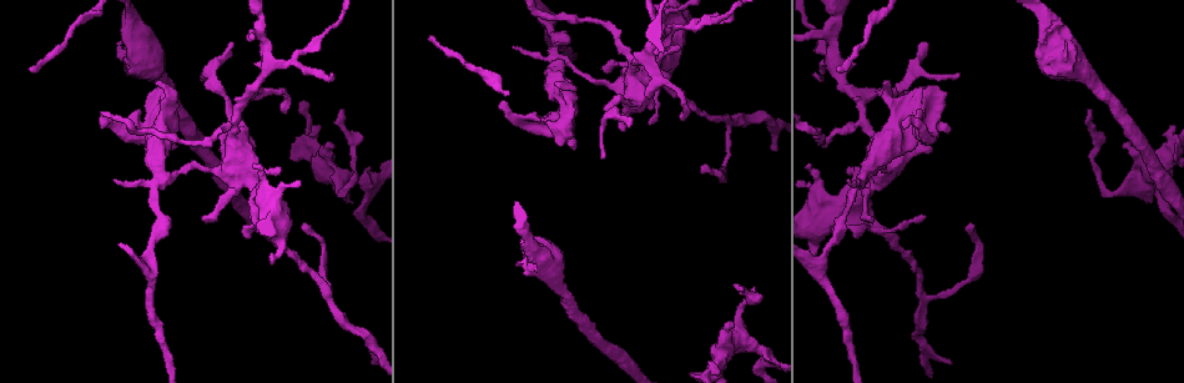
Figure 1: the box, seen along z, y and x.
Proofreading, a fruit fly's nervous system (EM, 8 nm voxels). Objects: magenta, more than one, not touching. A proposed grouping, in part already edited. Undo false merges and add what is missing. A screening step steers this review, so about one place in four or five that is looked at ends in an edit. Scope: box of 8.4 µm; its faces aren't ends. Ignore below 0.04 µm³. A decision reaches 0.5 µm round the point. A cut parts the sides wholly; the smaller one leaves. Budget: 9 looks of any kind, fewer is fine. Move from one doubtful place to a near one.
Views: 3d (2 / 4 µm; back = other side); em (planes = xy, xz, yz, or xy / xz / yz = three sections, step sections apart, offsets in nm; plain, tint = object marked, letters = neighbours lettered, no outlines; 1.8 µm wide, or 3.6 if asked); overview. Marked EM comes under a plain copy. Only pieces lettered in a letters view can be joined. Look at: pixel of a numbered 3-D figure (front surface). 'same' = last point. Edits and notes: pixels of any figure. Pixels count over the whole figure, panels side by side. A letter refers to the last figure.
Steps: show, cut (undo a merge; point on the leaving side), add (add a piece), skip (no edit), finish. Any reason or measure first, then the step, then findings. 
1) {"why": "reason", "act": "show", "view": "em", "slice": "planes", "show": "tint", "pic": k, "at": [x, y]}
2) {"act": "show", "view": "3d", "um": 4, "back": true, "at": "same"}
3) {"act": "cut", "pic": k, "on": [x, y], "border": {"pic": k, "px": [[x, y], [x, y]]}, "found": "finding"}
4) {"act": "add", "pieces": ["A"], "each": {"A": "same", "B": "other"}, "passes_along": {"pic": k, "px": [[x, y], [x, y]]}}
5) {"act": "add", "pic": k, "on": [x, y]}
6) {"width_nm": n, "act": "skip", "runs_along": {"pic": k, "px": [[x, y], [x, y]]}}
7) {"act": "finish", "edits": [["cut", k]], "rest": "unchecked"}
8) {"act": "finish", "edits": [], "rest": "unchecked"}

{"why": "free end", "act": "show", "view": "3d", "um": 4, "pic": 1, "at": [156, 82]}

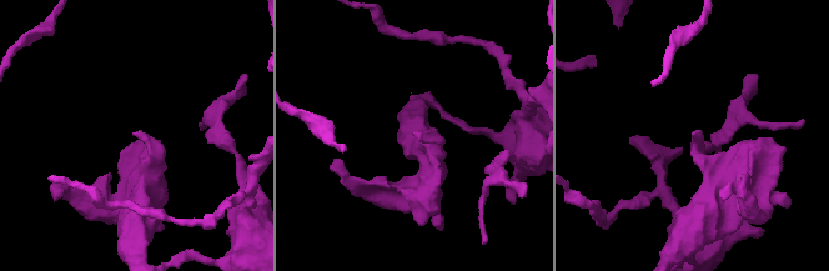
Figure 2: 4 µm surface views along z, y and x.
{"why": "now the EM", "act": "show", "view": "em", "um": 3.6, "slice": "yz", "step": 4, "show": "letters", "pic": 2, "at": [137, 132]}

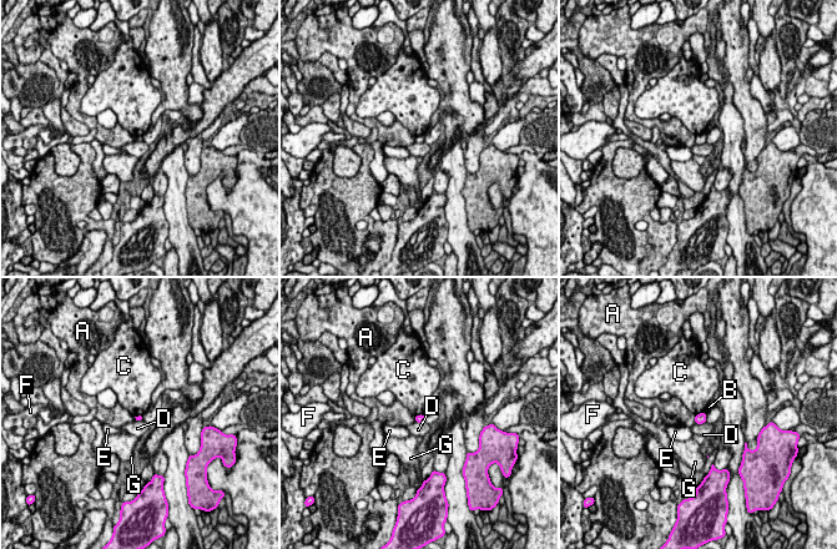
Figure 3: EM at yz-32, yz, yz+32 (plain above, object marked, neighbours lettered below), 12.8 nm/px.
{"act": "show", "view": "em", "um": 3.6, "slice": "planes", "show": "letters", "at": "same"}

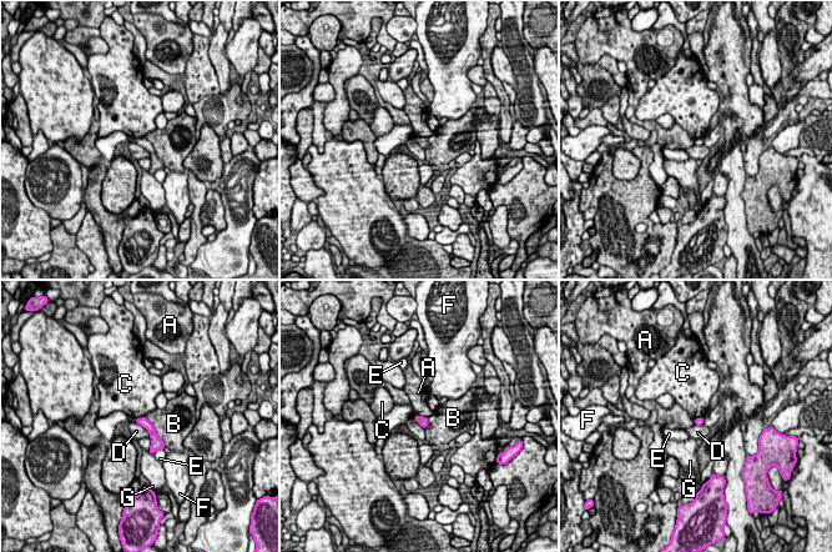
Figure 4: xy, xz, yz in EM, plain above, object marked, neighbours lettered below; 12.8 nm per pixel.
{"act": "skip", "each": {"A": "other", "B": "other", "C": "other", "D": "other", "E": "other", "F": "other", "G": "other"}, "found": "no lettered piece goes on from it"}

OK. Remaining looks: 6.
{"why": "an open end", "act": "show", "view": "3d", "um": 2, "pic": 1, "at": [950, 127]}

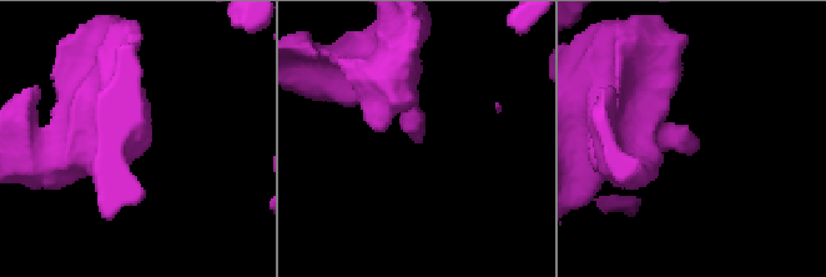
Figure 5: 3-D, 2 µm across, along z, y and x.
{"why": "shape alone is not enough", "act": "show", "view": "em", "slice": "planes", "show": "letters", "pic": 5, "at": [417, 140]}

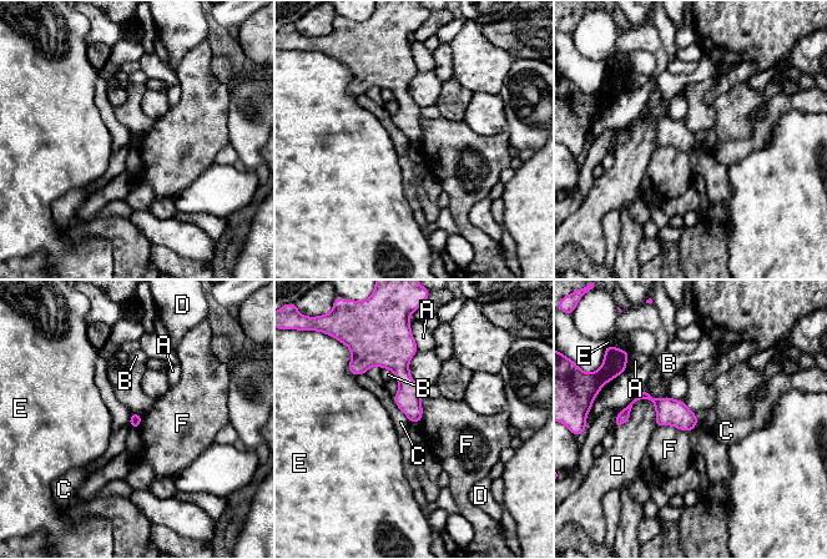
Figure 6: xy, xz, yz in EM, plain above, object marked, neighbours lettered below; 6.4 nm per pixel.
{"act": "skip", "each": {"A": "other", "B": "other", "C": "other", "D": "other", "E": "other", "F": "other"}, "border": {"pic": 6, "px": [[393, 397], [397, 407], [412, 422]]}, "found": "no lettered piece goes on from it"}

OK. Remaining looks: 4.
{"why": "side arm on a straight run", "act": "show", "view": "em", "slice": "planes", "show": "letters", "pic": 1, "at": [165, 180]}

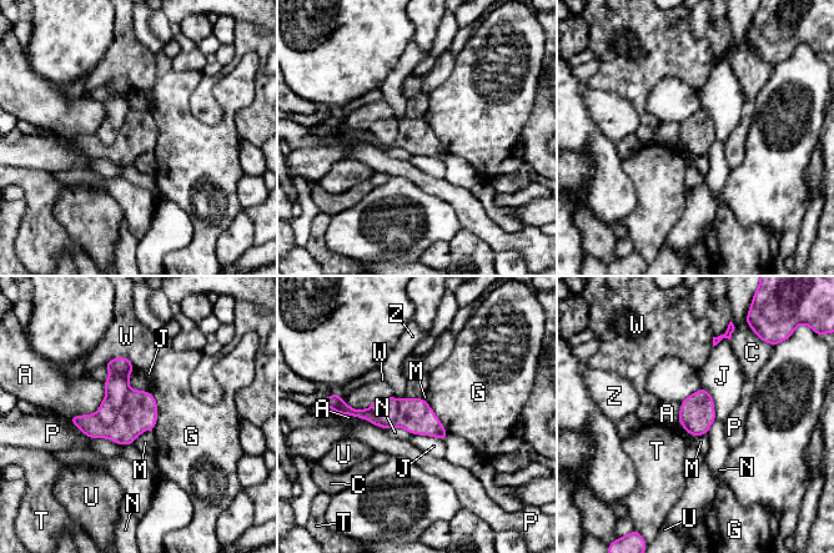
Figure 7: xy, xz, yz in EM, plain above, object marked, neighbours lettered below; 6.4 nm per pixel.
{"width_nm": 220, "act": "cut", "pic": 7, "on": [116, 385], "each": {"A": "other", "C": "other", "G": "other", "J": "other", "M": "other", "N": "other", "P": "other", "T": "other", "U": "other", "W": "other", "Z": "other"}, "part_leaving": {"pic": 7, "px": [[117, 360], [116, 392], [106, 421]]}, "found": "a second cell is stuck on"}

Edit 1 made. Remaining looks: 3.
{"why": "see it whole again", "act": "show", "view": "overview"}

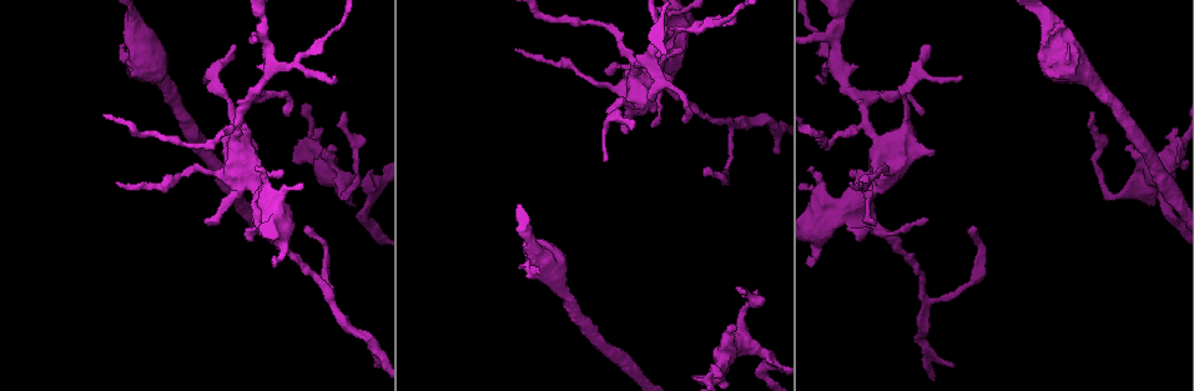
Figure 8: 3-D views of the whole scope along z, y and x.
{"act": "show", "view": "3d", "um": 2, "pic": 8, "at": [736, 329]}

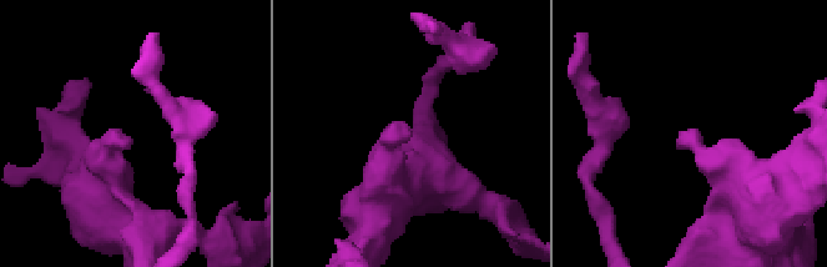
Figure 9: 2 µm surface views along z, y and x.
{"act": "show", "view": "em", "slice": "planes", "show": "letters", "pic": 9, "at": [410, 134]}

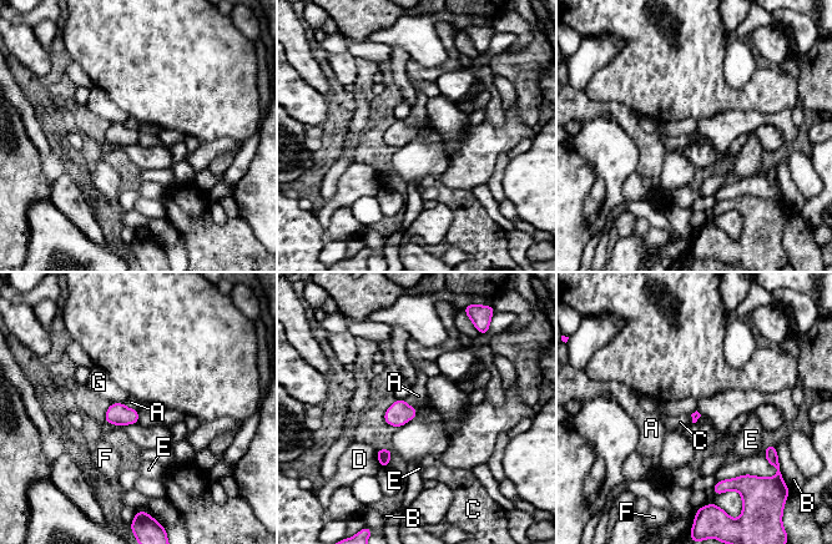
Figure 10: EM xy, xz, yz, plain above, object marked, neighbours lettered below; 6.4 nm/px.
{"act": "skip", "each": {"A": "other", "B": "other", "C": "other", "D": "other", "E": "other", "F": "other", "G": "other"}, "found": "no lettered piece goes on from it"}

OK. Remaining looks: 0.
{"act": "finish", "edits": [["cut", 7]], "rest": "unchecked"}

